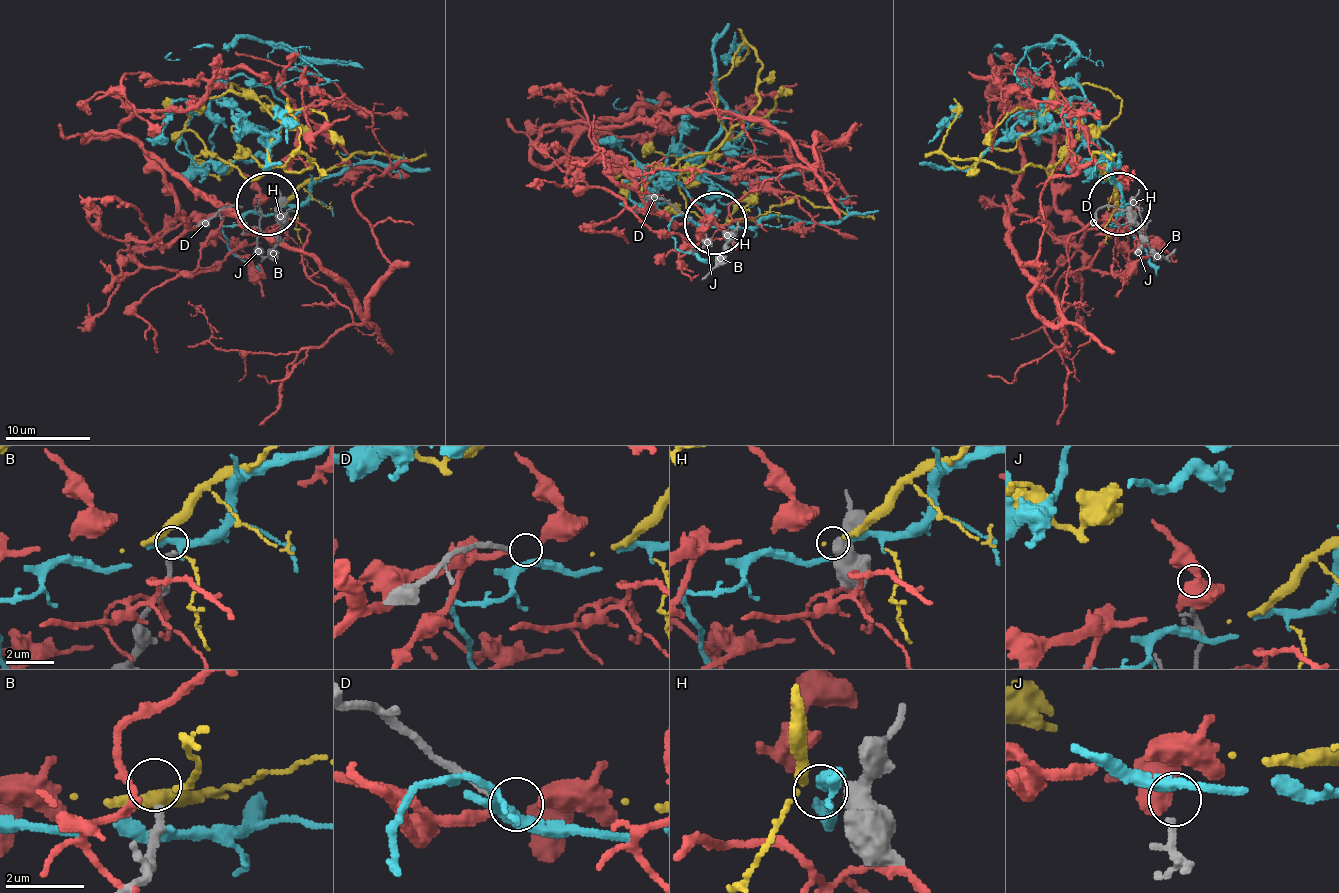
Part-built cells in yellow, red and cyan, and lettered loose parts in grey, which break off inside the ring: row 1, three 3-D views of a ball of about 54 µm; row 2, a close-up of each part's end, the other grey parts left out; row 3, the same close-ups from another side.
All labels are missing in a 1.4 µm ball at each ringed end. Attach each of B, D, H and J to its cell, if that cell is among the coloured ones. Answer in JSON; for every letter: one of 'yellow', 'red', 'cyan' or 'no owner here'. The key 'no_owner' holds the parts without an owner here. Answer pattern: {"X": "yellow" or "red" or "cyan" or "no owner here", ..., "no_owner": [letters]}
{"B": "no owner here", "D": "no owner here", "H": "no owner here", "J": "no owner here", "no_owner": ["B", "D", "H", "J"]}

